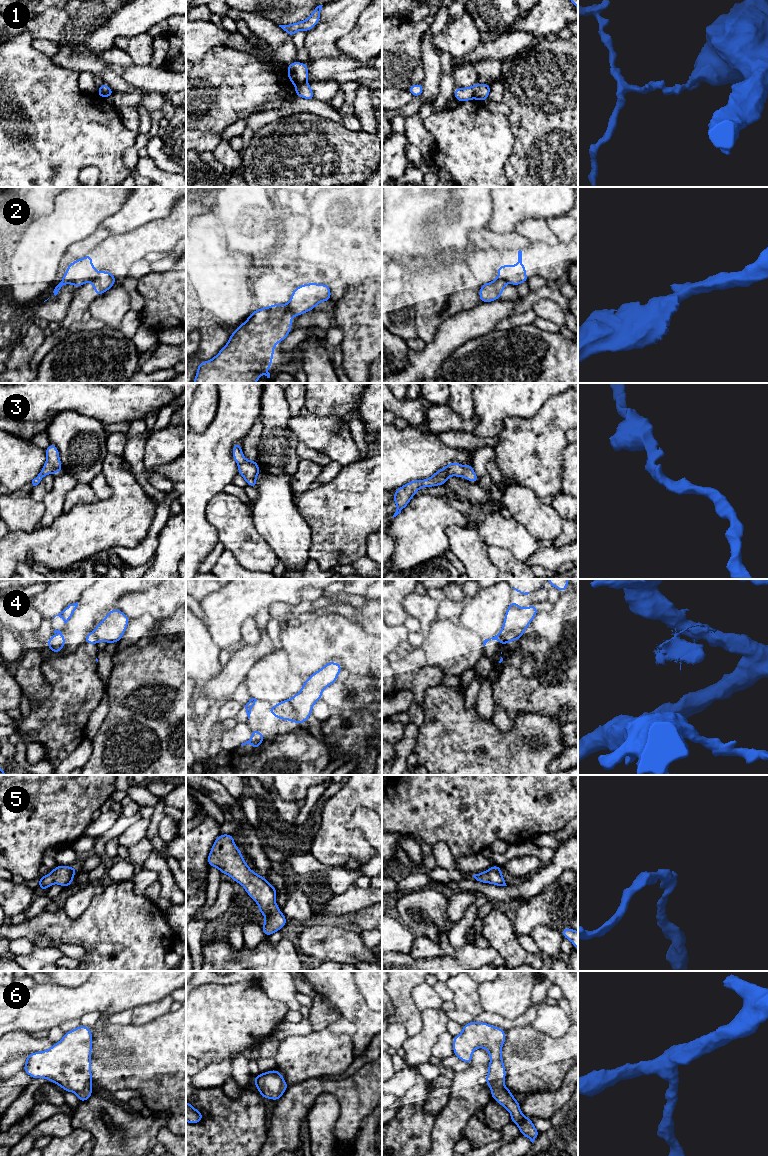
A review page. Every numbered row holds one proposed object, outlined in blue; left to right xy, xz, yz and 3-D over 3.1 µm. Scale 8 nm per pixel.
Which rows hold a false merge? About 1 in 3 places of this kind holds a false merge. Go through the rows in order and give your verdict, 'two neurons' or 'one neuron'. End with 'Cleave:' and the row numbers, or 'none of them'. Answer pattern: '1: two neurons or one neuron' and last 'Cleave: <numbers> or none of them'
1: two neurons
2: two neurons
3: one neuron
4: two neurons
5: one neuron
6: one neuron
Cleave: 1, 2, 4

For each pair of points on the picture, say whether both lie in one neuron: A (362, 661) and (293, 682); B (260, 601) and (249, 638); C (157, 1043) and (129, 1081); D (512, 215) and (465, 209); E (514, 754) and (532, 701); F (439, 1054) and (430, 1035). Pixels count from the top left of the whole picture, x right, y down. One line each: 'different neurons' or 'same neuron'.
A: different neurons
B: different neurons
C: same neuron
D: different neurons
E: different neurons
F: different neurons

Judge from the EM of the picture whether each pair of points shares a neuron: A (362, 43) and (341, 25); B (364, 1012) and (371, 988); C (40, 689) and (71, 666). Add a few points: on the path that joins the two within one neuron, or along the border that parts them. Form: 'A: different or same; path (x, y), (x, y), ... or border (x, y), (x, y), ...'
A: different; border (362, 12), (356, 25), (337, 40), (340, 52)
B: different; border (355, 982), (364, 1001), (371, 1008)
C: different; border (42, 661), (41, 674), (50, 692), (38, 705)

